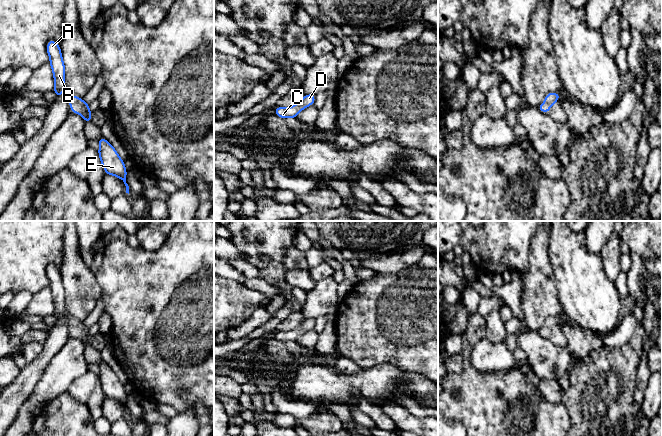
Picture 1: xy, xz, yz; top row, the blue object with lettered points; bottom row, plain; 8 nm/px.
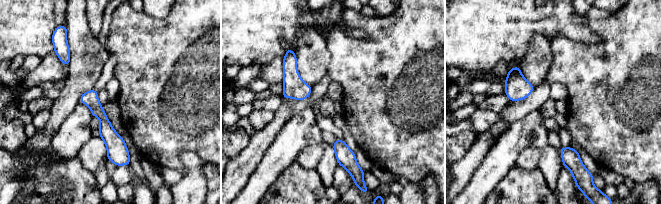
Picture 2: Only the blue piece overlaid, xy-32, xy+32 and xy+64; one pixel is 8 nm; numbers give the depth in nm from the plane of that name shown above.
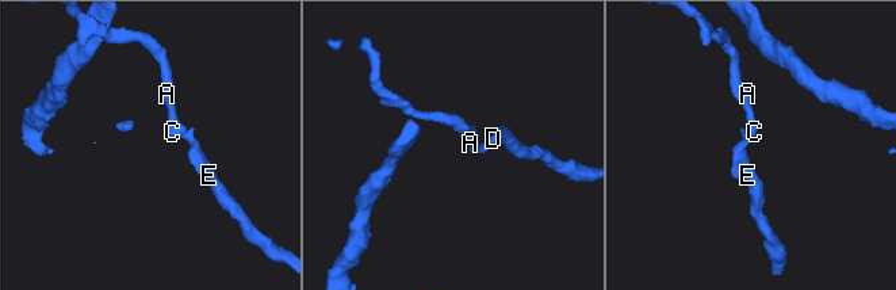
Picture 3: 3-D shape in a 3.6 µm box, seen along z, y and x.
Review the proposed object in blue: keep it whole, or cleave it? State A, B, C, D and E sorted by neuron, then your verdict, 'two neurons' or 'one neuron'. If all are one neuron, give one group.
A B C D E; one neuron

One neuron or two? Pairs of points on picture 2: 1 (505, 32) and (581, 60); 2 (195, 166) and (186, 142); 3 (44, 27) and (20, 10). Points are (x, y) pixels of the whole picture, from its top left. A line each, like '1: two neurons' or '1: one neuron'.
1: two neurons
2: two neurons
3: one neuron

